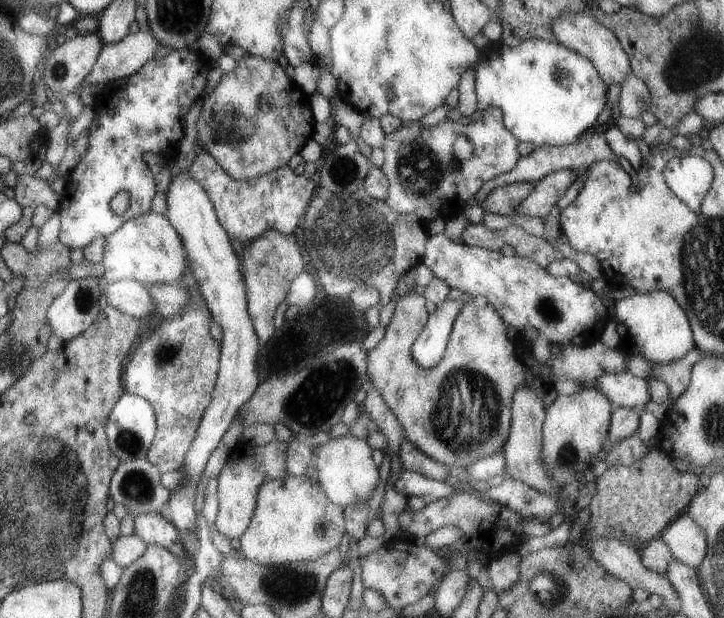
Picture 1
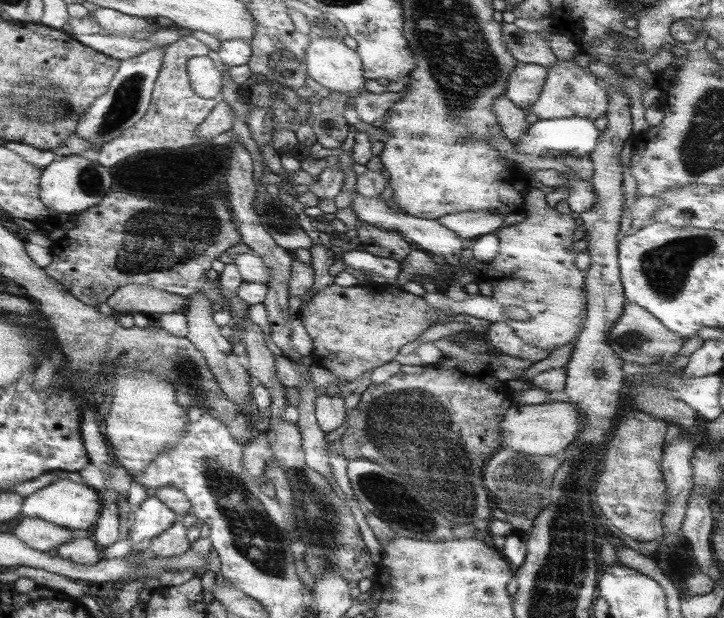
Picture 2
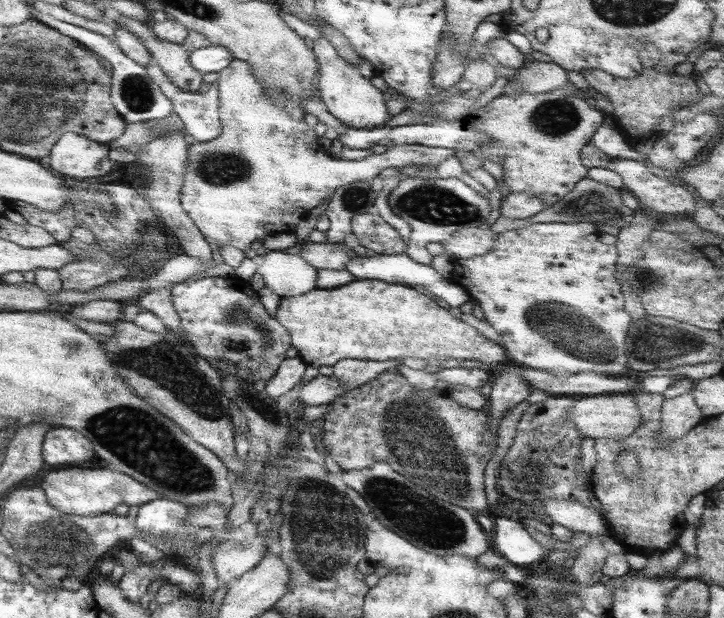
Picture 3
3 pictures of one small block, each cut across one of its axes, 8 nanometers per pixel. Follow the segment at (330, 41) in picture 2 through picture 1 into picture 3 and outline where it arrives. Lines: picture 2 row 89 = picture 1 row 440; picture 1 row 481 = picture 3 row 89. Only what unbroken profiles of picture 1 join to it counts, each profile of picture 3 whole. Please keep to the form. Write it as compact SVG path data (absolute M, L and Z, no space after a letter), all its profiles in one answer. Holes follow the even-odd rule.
M323 37L312 40L313 56L317 62L316 88L317 98L323 103L327 112L347 128L373 128L385 124L390 115L385 110L382 92L369 83L367 77L358 73L352 65L337 55L335 48Z

